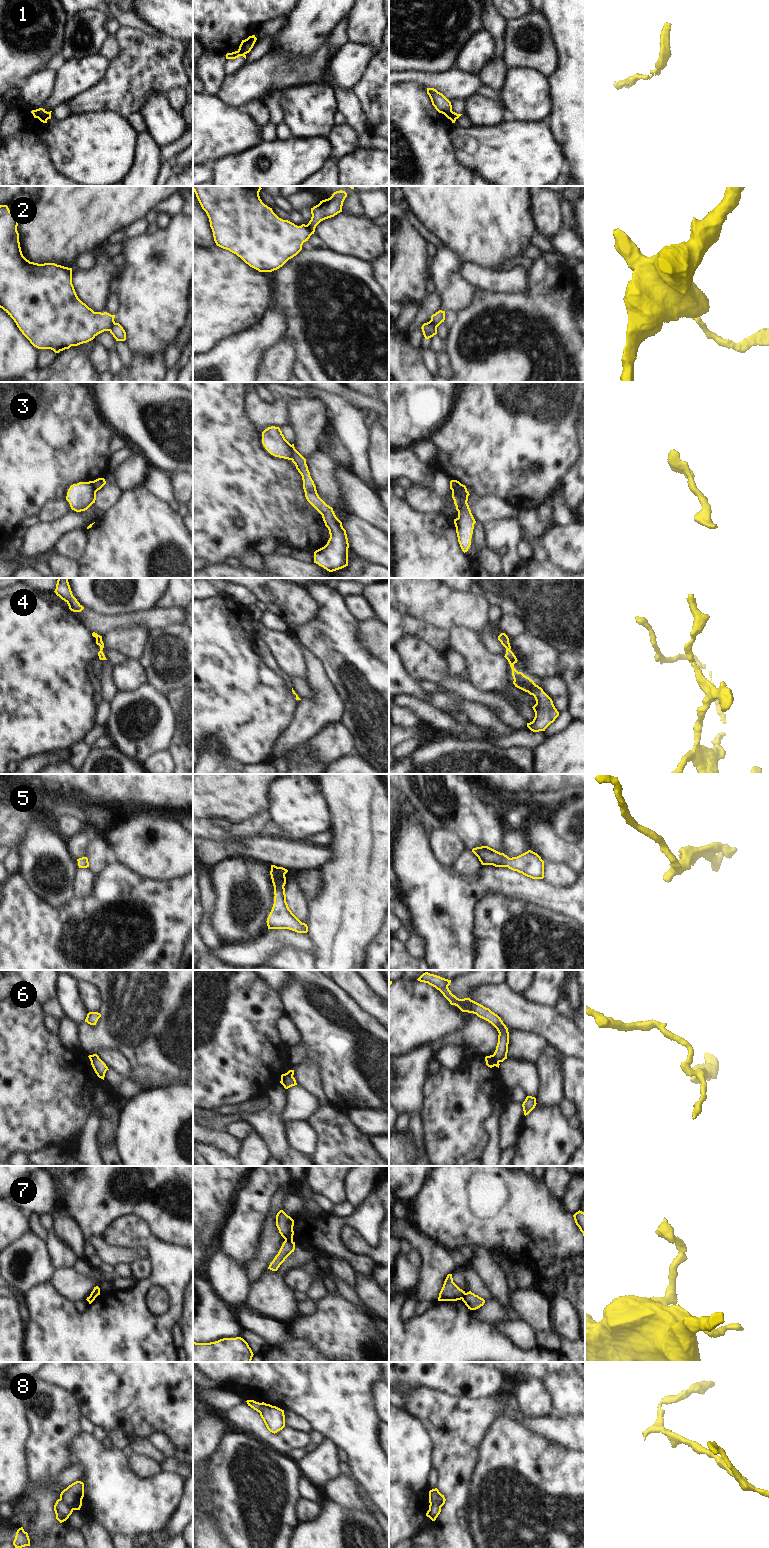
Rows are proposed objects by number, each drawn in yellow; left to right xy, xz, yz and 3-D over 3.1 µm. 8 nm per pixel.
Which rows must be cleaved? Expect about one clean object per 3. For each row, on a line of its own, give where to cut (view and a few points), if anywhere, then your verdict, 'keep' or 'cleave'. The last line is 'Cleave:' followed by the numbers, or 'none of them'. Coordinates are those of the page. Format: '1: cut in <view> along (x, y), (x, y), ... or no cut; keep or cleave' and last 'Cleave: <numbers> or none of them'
1: cut in yz along (452, 111), (450, 119); cleave
2: cut in xy along (114, 321), (108, 330); cleave
3: cut in xz along (291, 445), (292, 459); cleave
4: no cut; keep
5: no cut; keep
6: cut in yz along (492, 1055), (498, 1062); cleave
7: cut in xz along (285, 1239), (292, 1241); cleave
8: cut in xy along (60, 1498), (73, 1509); cleave
Cleave: 1, 2, 3, 6, 7, 8

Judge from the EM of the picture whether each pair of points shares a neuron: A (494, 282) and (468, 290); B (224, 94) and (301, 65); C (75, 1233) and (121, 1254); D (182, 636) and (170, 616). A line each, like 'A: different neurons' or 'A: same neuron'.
A: different neurons
B: same neuron
C: different neurons
D: different neurons

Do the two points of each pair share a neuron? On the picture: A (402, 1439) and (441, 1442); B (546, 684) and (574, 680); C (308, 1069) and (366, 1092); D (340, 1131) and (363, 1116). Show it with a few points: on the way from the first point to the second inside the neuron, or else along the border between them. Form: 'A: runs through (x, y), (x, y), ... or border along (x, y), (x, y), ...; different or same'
A: border along (418, 1421), (431, 1440), (431, 1465); different
B: border along (558, 675), (565, 683), (569, 704); different
C: border along (302, 1061), (313, 1063), (318, 1068), (326, 1096); different
D: border along (342, 1111), (359, 1130), (369, 1137); different

